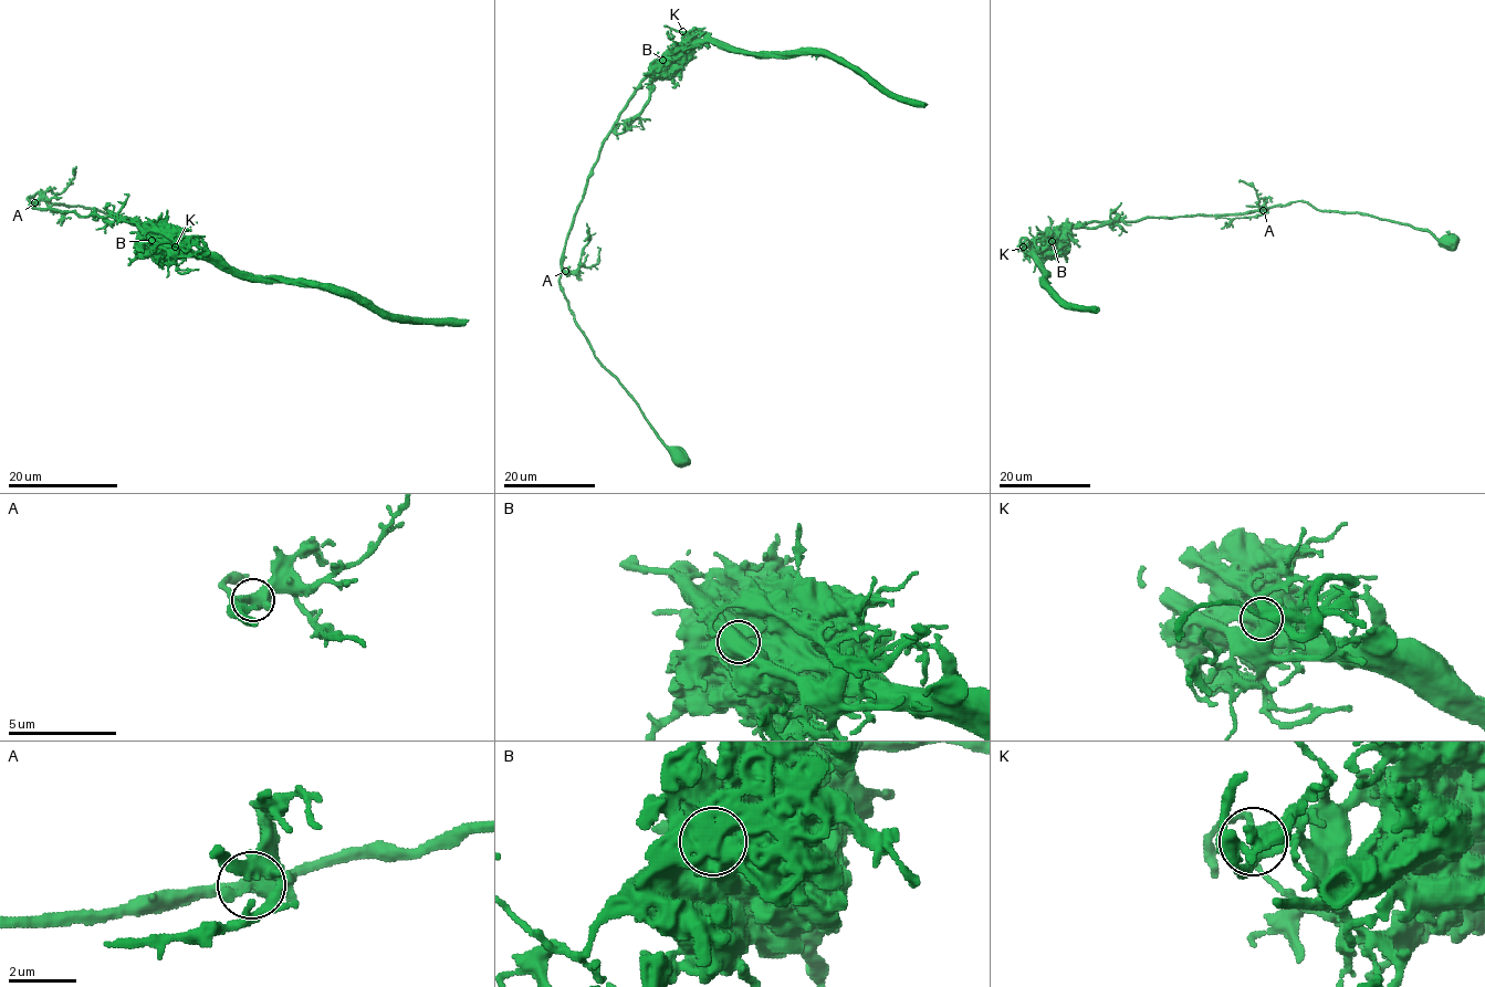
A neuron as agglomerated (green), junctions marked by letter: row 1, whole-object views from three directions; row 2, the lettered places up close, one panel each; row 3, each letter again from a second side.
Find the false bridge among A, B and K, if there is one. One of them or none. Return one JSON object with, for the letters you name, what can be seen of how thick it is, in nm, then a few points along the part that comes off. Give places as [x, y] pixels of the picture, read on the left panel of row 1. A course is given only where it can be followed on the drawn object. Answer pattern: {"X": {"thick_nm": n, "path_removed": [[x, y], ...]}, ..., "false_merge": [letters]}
{"B": {"thick_nm": 1100, "path_removed": [[152, 240], [132, 221], [37, 209], [28, 198], [43, 192], [52, 203], [95, 208], [155, 238], [182, 241]]}, "false_merge": ["B"]}

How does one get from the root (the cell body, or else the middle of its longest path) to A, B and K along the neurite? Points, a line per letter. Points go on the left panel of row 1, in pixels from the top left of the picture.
A: (173, 240), (168, 234), (156, 238), (145, 227), (115, 214), (54, 205), (43, 192), (28, 198), (34, 202)
B: (173, 240), (115, 214), (54, 205), (43, 192), (28, 198), (40, 209), (133, 221), (152, 240)
K: (173, 240), (115, 214), (54, 205), (43, 192), (28, 198), (40, 209), (135, 221), (175, 247)

